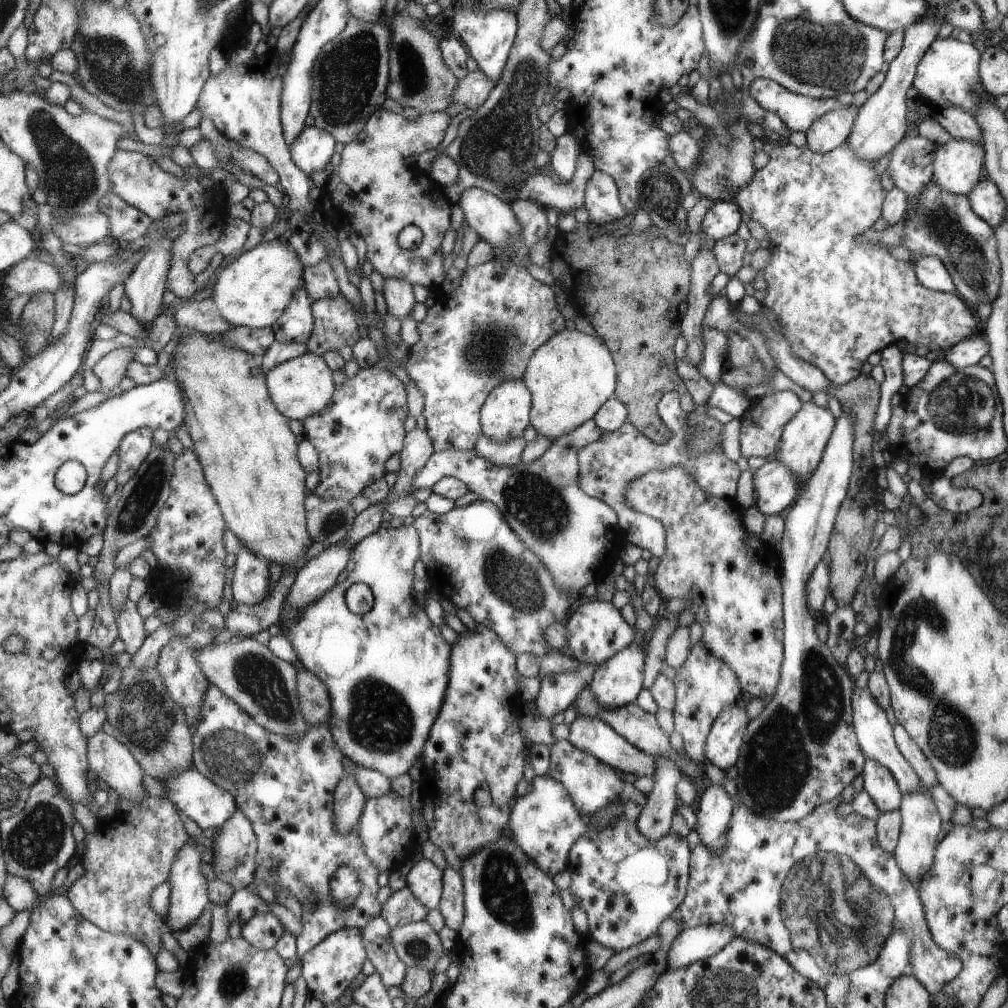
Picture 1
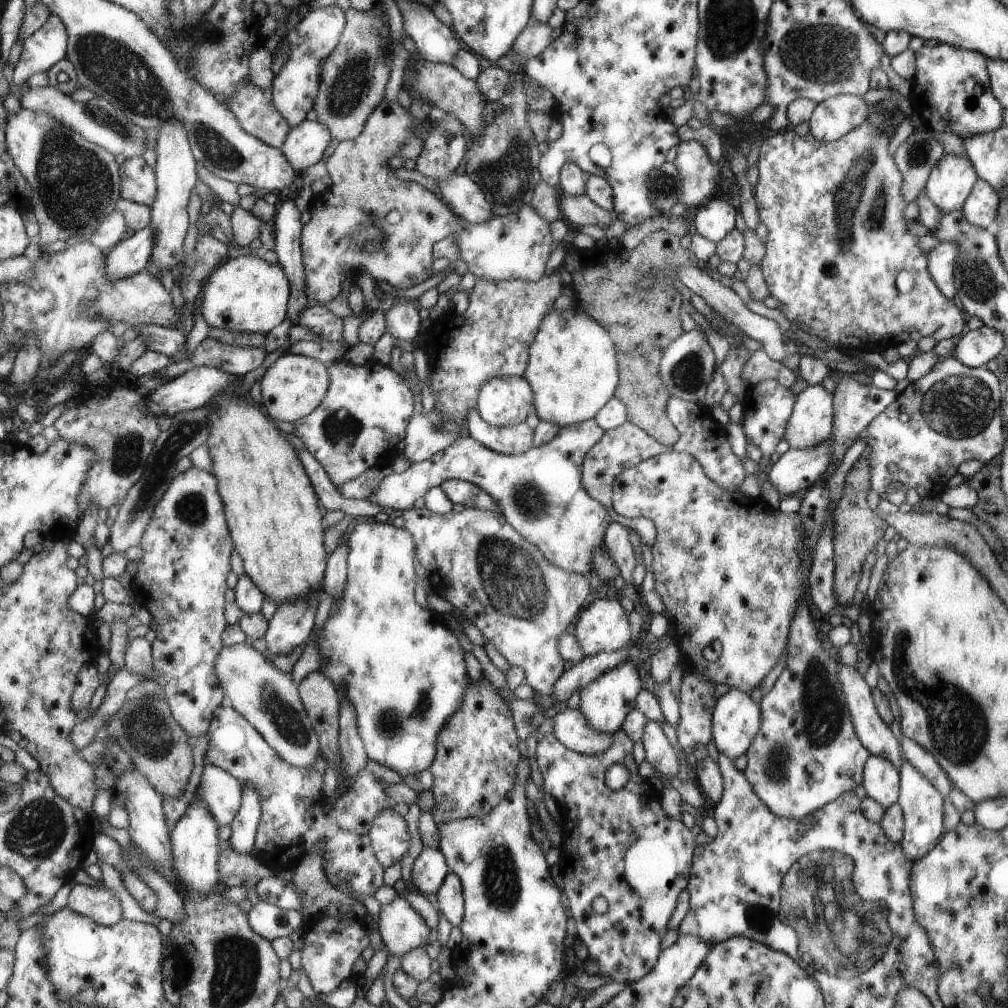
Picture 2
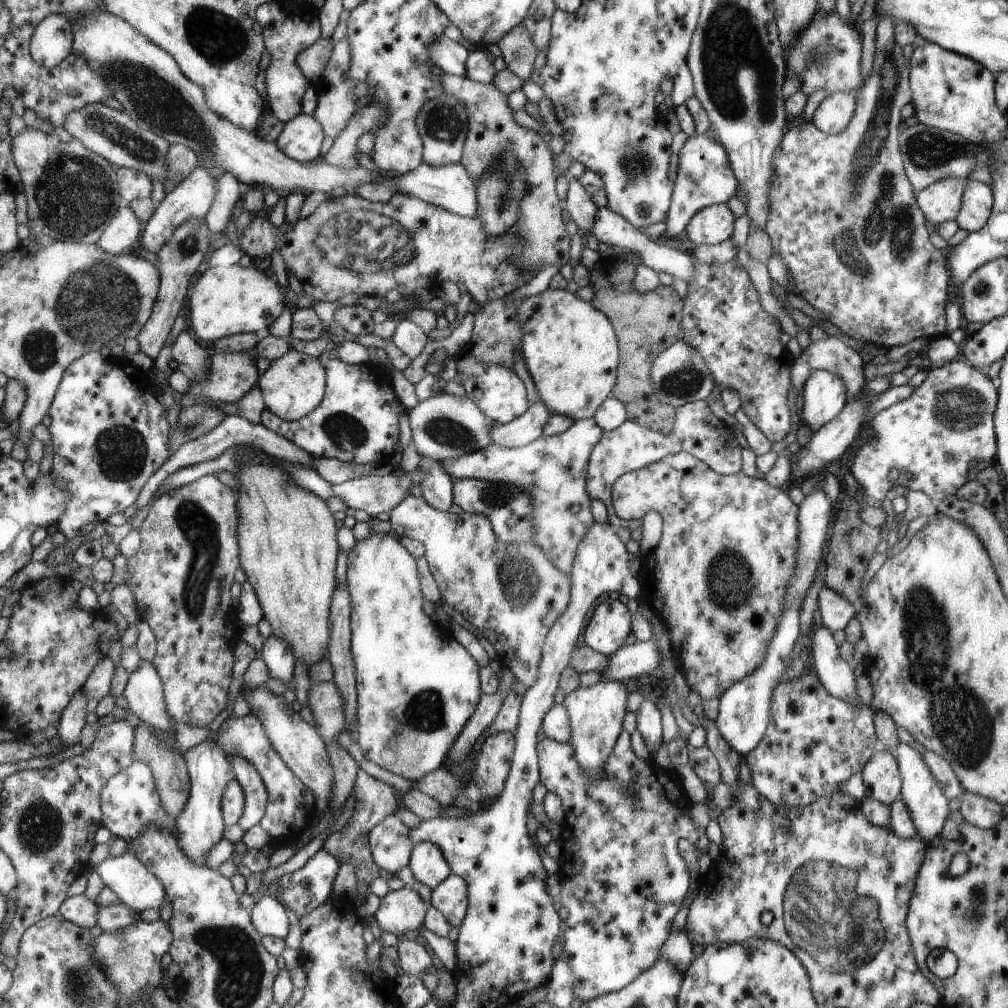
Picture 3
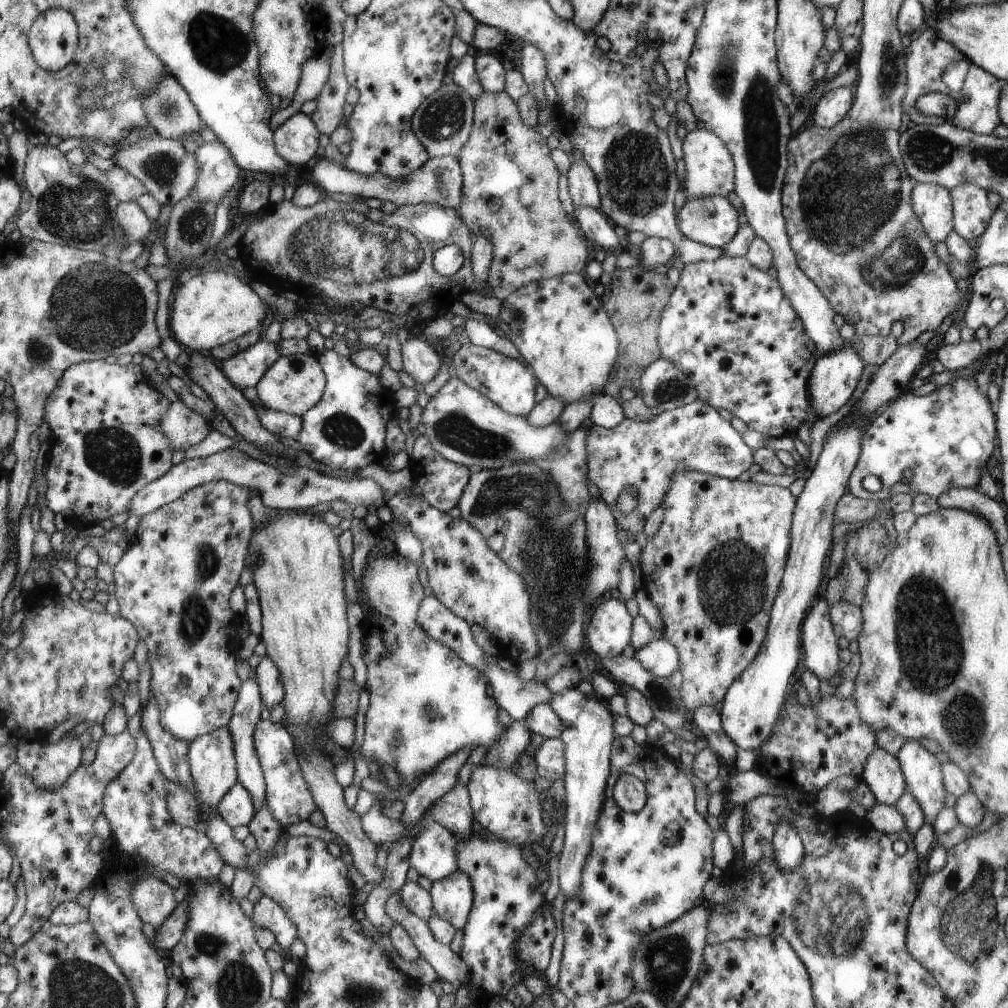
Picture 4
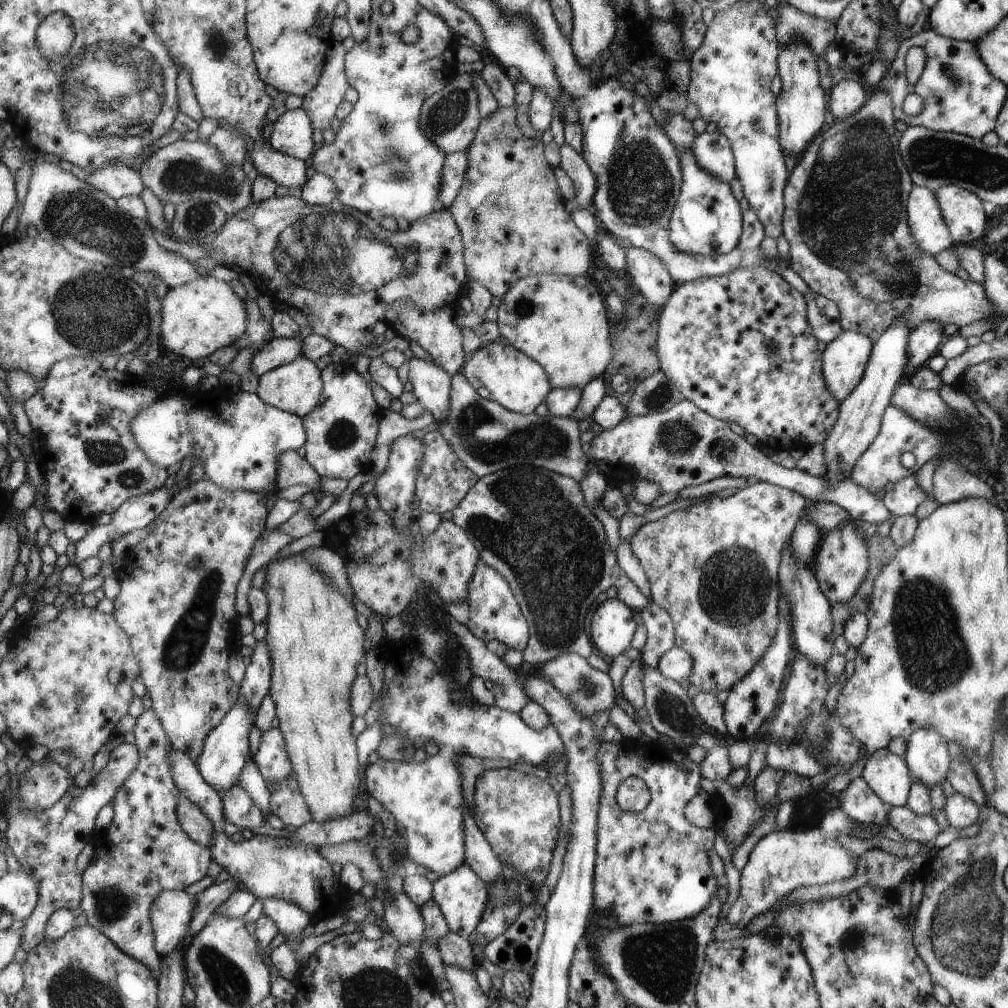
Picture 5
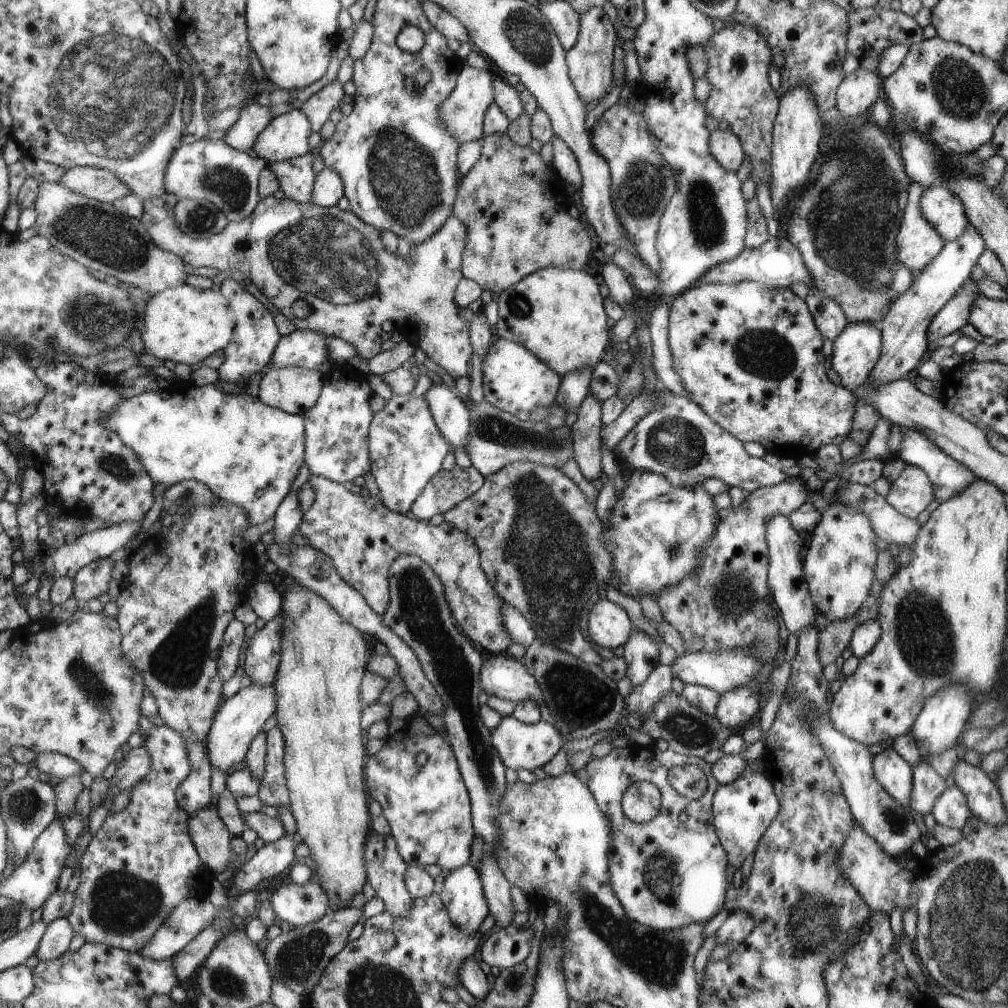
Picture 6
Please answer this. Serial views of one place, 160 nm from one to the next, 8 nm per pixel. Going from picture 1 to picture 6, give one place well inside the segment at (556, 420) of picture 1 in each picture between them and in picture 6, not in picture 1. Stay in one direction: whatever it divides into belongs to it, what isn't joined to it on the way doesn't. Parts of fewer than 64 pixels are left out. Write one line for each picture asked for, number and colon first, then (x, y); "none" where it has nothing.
2: (571, 369)
3: (568, 347)
4: (558, 326)
5: (558, 320)
6: (556, 313)

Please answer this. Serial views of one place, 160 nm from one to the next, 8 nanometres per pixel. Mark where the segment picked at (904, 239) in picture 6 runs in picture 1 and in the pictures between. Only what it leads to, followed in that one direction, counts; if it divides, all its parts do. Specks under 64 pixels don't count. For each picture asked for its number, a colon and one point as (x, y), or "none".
1: (957, 168)
2: (950, 179)
3: (940, 201)
4: (931, 202)
5: (928, 229)

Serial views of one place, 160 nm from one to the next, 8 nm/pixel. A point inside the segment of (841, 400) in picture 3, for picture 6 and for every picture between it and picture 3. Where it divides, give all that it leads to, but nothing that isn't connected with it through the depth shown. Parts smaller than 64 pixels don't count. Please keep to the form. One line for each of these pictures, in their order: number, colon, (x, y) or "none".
4: (832, 380)
5: (844, 358)
6: (853, 353)

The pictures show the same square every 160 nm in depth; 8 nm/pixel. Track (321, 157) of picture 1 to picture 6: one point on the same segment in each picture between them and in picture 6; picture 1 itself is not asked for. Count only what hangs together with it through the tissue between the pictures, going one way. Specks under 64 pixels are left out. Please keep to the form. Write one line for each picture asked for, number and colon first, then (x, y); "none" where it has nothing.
2: (306, 142)
3: (300, 139)
4: (295, 139)
5: (291, 133)
6: (285, 137)

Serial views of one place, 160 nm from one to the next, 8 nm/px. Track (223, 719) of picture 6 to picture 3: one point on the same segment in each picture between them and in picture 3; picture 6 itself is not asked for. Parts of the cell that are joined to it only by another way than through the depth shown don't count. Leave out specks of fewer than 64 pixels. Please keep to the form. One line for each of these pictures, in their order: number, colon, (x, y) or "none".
3: (199, 826)
4: (212, 766)
5: (224, 752)

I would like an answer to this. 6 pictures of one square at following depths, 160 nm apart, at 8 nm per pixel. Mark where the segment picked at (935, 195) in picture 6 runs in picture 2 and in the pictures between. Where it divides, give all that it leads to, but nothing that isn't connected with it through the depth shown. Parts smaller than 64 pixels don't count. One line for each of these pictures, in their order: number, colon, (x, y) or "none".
2: (980, 207)
3: (976, 205)
4: (971, 211)
5: (962, 211)

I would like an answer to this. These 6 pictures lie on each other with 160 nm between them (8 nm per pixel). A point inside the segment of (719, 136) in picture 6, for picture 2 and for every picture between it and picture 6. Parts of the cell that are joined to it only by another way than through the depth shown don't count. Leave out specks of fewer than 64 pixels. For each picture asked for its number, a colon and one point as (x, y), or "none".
2: (699, 178)
3: (703, 177)
4: (709, 171)
5: (712, 151)

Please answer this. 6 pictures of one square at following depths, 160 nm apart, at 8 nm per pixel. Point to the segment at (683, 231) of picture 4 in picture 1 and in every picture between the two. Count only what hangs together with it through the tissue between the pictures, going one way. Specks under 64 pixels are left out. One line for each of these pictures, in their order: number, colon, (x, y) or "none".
1: (722, 218)
2: (713, 220)
3: (712, 224)

